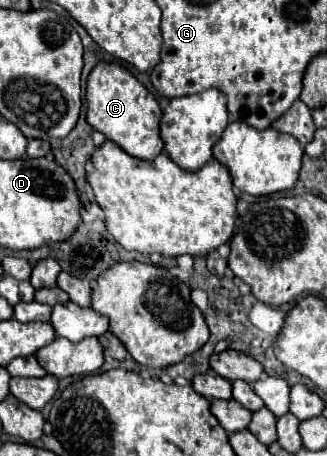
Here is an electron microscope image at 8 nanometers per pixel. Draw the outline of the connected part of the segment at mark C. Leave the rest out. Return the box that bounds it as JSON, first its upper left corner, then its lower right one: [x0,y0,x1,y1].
[85,63,161,159]

